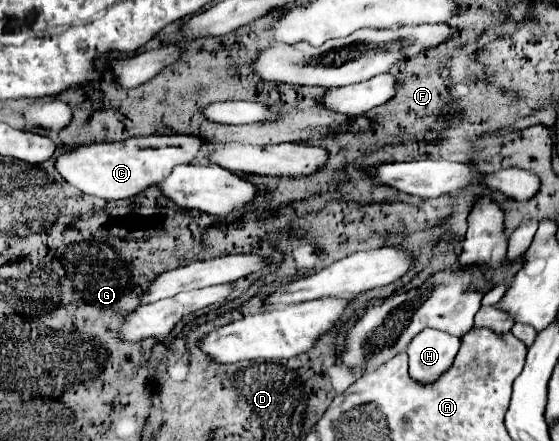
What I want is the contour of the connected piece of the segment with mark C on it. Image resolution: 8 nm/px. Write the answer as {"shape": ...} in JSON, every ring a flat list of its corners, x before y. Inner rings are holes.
{"shape":[[177,134,177,136,143,136,143,138,129,138,123,142,111,144,89,144,77,146,65,156,57,158,57,172,77,190,105,198,131,198,149,186,159,184,165,180,169,172,179,164,193,164,199,150,203,146,203,138,193,134]]}

